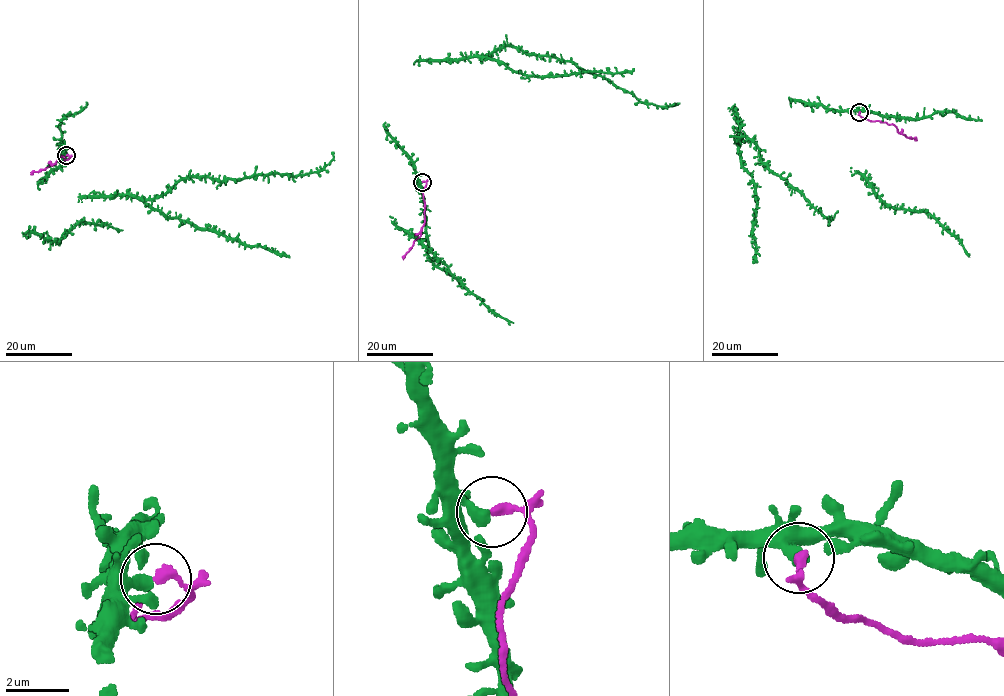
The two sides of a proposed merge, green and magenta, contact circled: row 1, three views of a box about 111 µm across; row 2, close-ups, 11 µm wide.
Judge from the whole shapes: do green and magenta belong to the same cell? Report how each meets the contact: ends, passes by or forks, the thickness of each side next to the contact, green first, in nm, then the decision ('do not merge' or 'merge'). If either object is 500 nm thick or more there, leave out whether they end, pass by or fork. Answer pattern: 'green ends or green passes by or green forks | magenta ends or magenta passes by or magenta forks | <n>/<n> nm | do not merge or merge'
green ends | magenta ends | 360/300 nm | do not merge

